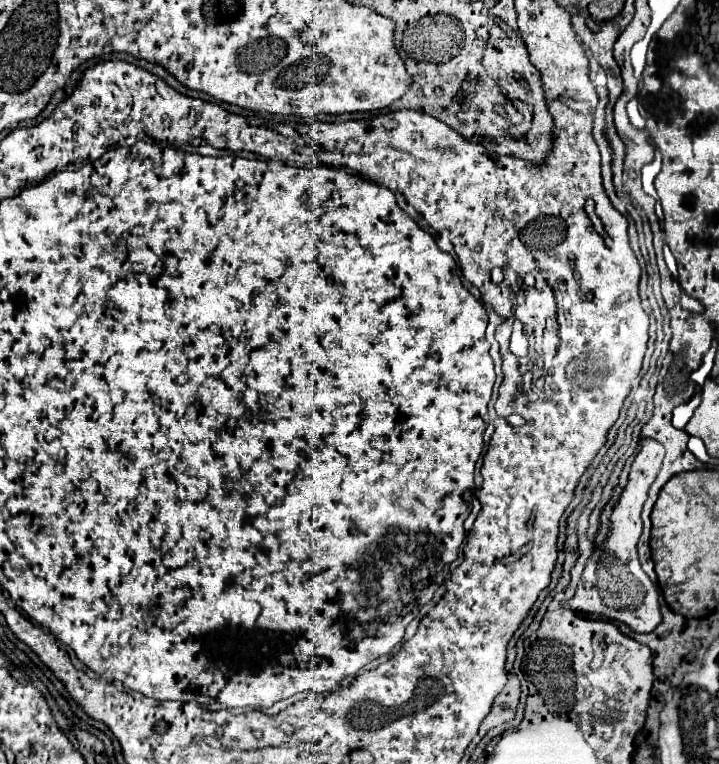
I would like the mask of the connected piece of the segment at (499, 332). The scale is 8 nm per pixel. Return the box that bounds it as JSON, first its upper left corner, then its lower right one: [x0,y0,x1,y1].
[495,317,514,344]

